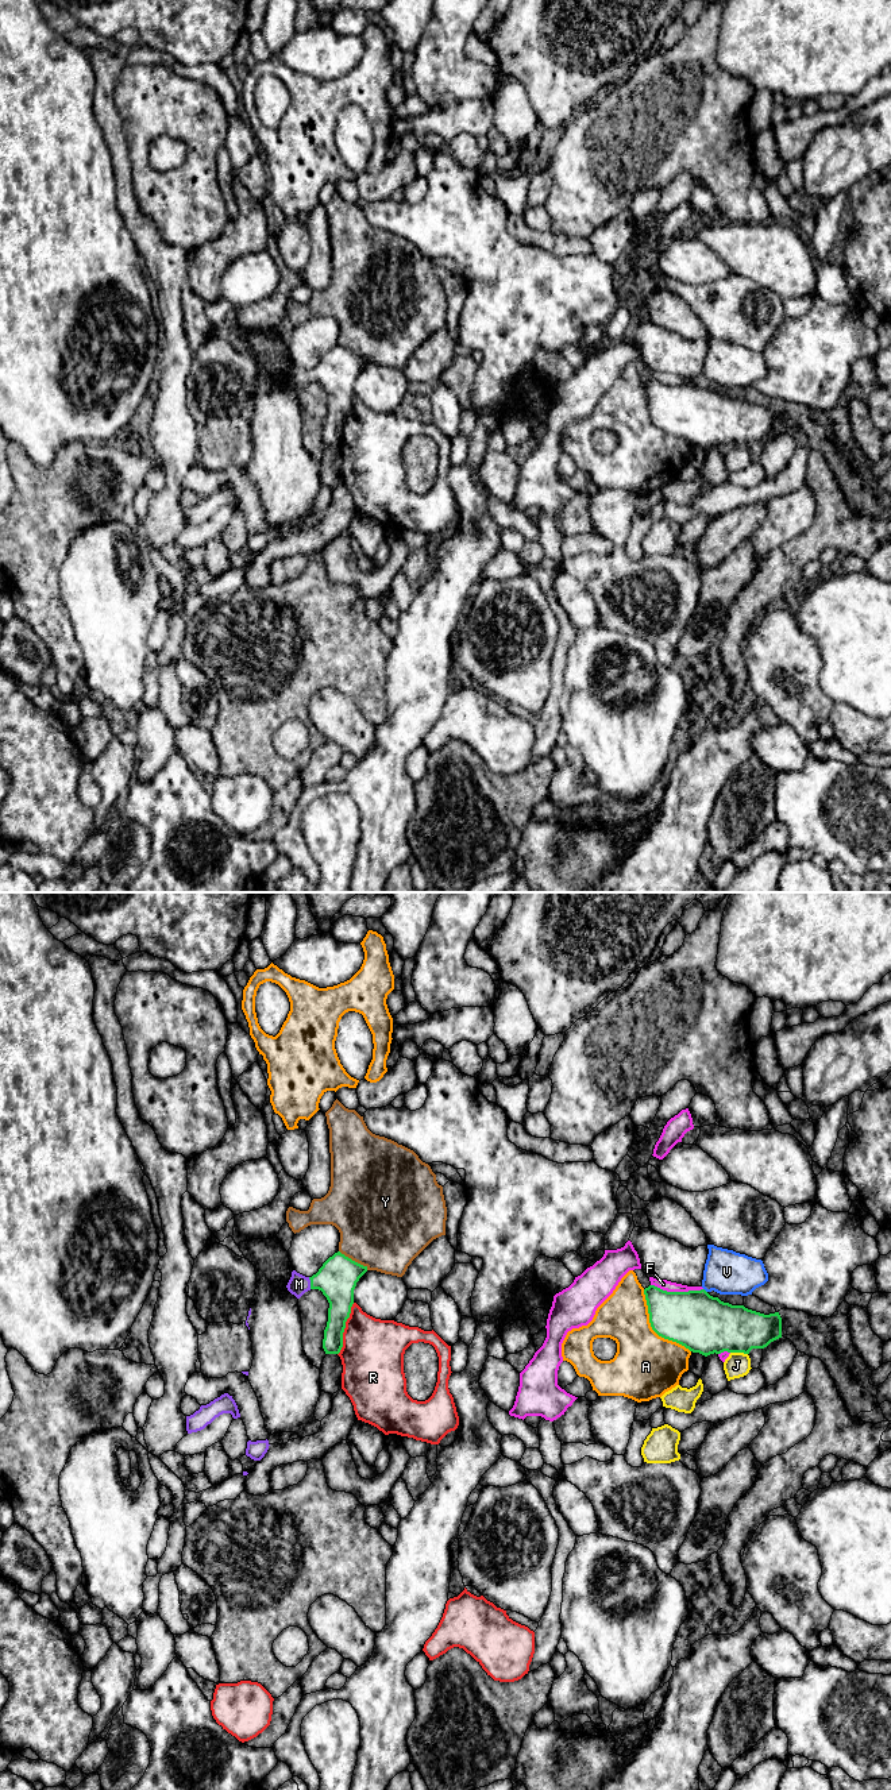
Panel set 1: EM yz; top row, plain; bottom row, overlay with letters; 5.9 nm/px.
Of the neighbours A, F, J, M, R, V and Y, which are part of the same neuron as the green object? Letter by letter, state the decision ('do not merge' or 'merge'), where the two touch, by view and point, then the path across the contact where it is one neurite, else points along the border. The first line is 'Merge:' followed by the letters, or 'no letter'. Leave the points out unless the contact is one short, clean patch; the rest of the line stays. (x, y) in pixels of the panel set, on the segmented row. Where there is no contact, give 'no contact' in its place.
Merge: M
A: do not merge; meets green in yz at (652, 1329)
F: do not merge; meets green in yz at (677, 1292)
J: do not merge; meets green in yz at (739, 1351)
M: merge; meets green in yz at (311, 1283); runs through yz (336, 1279), (311, 1283), (299, 1284)
R: do not merge; meets green in yz at (344, 1327)
V: do not merge; meets green in yz at (705, 1291)
Y: do not merge; meets green in yz at (354, 1261)

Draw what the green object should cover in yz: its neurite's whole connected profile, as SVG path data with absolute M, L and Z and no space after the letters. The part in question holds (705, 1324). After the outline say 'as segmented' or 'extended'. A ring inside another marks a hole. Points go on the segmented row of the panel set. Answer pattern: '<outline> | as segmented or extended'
M655 1285L644 1289L649 1323L662 1338L676 1342L693 1353L710 1354L744 1353L764 1349L782 1338L779 1312L764 1315L744 1305L732 1305L710 1296L705 1289L688 1292L667 1292Z | as segmented

